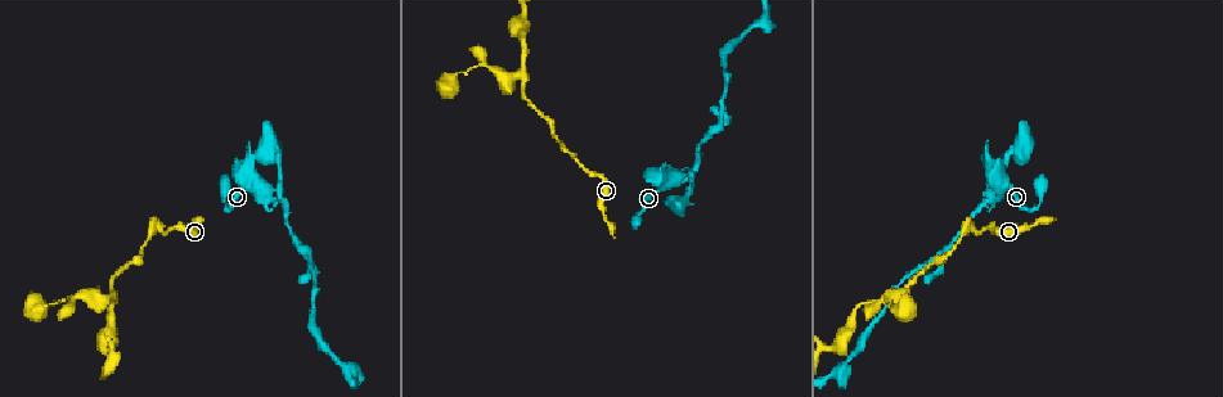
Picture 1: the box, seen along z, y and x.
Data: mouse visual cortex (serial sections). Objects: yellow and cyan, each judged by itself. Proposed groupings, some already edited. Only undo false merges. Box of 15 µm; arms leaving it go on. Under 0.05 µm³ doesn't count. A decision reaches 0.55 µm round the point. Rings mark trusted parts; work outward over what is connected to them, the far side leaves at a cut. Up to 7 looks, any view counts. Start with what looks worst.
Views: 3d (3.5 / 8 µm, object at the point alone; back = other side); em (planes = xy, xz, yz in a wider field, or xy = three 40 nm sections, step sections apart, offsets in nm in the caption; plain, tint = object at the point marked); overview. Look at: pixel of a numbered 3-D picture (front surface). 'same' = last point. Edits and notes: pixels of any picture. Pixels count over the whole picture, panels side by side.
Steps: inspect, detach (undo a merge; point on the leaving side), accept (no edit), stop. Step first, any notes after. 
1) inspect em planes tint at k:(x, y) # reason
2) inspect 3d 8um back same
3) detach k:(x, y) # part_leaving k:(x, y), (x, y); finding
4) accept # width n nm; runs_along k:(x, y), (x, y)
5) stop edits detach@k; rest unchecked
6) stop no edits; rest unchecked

inspect 3d 3.5um back at 1:(278, 192) # side arm on a straight run

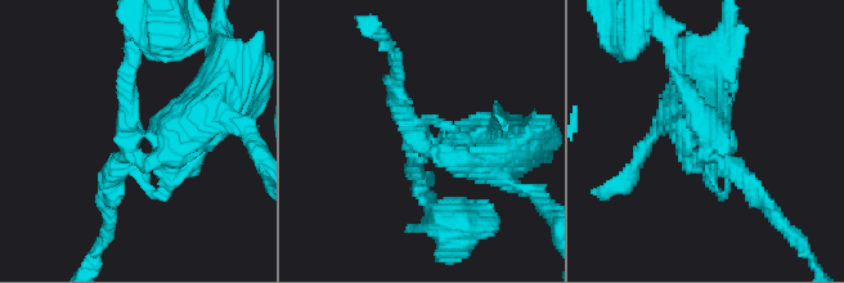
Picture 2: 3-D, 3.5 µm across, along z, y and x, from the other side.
inspect em xy step 5 tint at 2:(136, 131)

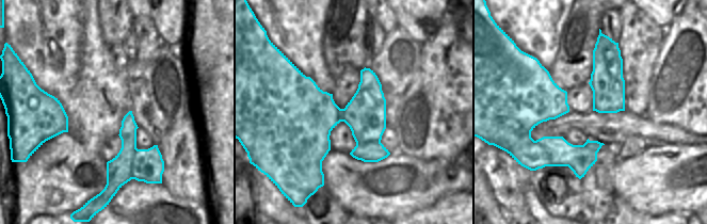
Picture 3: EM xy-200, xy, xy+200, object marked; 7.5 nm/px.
inspect em xy step 1 tint same

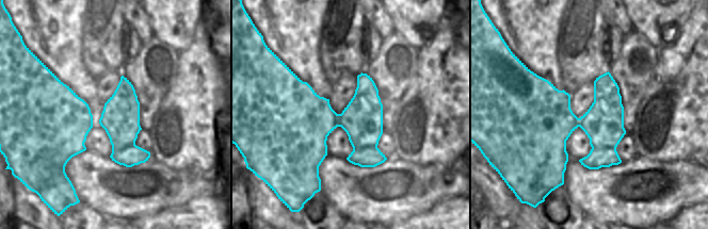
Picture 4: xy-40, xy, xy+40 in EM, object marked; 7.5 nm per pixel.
accept # runs_along 2:(211, 113), (137, 133), (108, 196); all the same cell

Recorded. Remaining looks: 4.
inspect em xy step 3 tint at 1:(883, 300) # arms part here

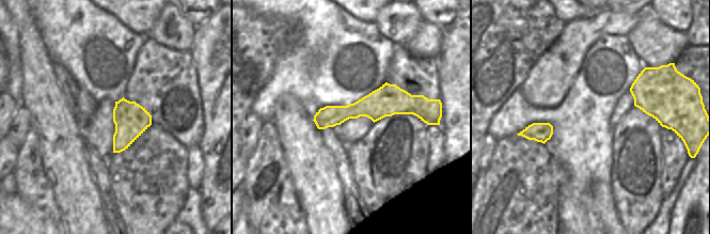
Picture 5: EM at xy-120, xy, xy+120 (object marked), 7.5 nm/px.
inspect 3d 3.5um same # see where the arms go

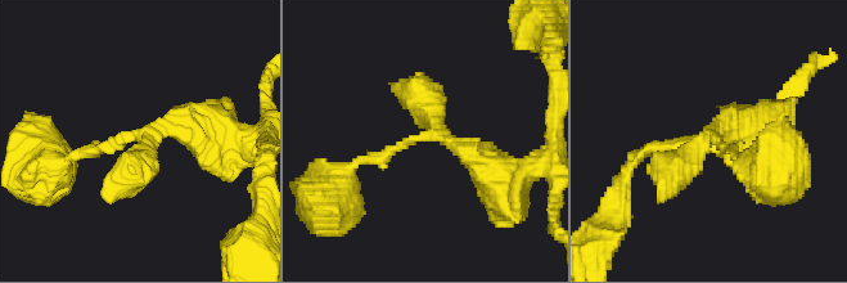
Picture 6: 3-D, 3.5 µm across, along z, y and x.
accept # runs_along 5:(422, 109), (366, 106), (316, 119); one cell here

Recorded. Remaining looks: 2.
inspect 3d 3.5um at 1:(719, 128) # branch point

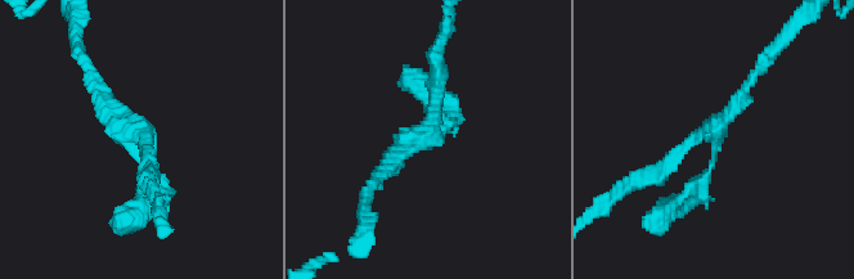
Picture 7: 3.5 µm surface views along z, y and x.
inspect em planes tint at 7:(137, 131) # arms 3; arm_widths 150, 200, 200 nm; need the tissue

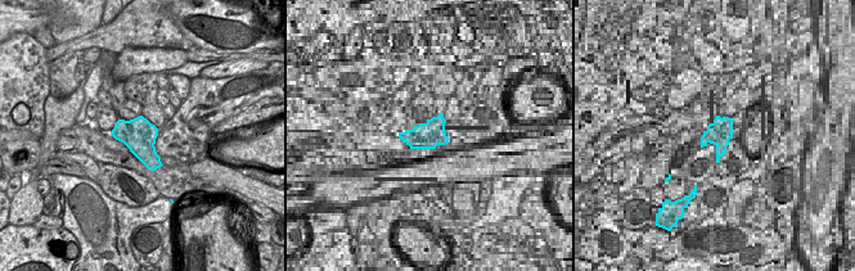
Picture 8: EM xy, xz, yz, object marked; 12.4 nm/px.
accept # runs_along 7:(755, 76), (719, 127), (647, 175); continuous, no second cell

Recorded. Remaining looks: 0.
stop no edits; rest unchecked

